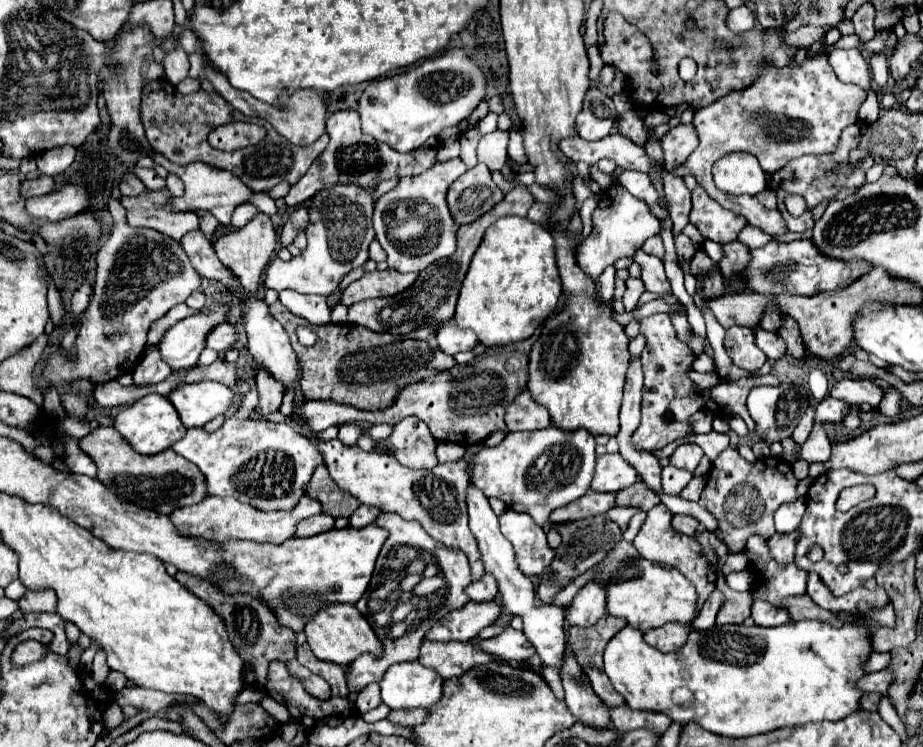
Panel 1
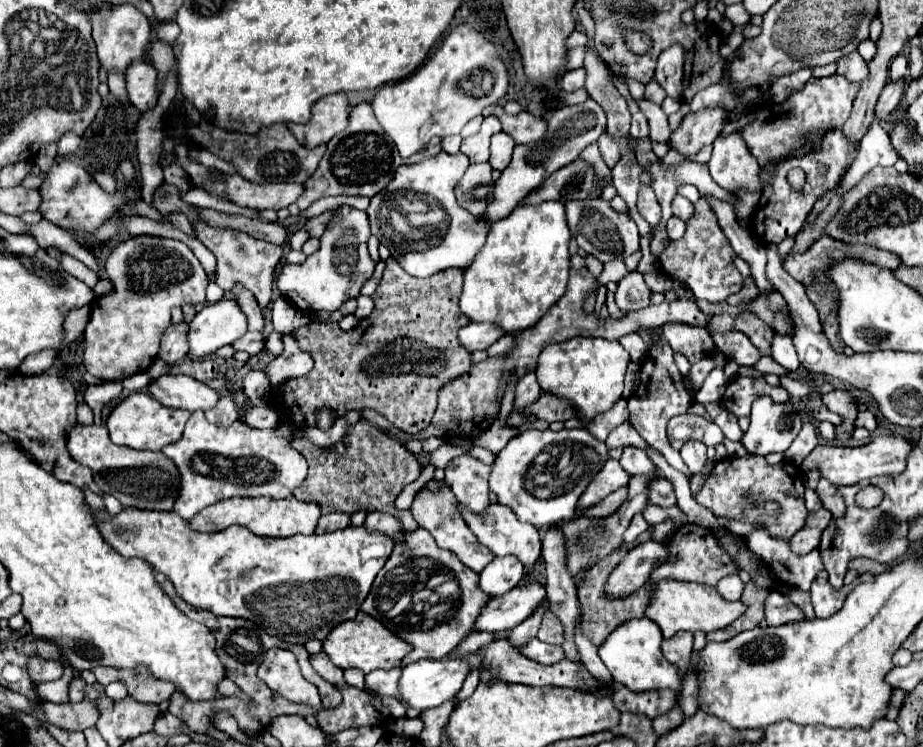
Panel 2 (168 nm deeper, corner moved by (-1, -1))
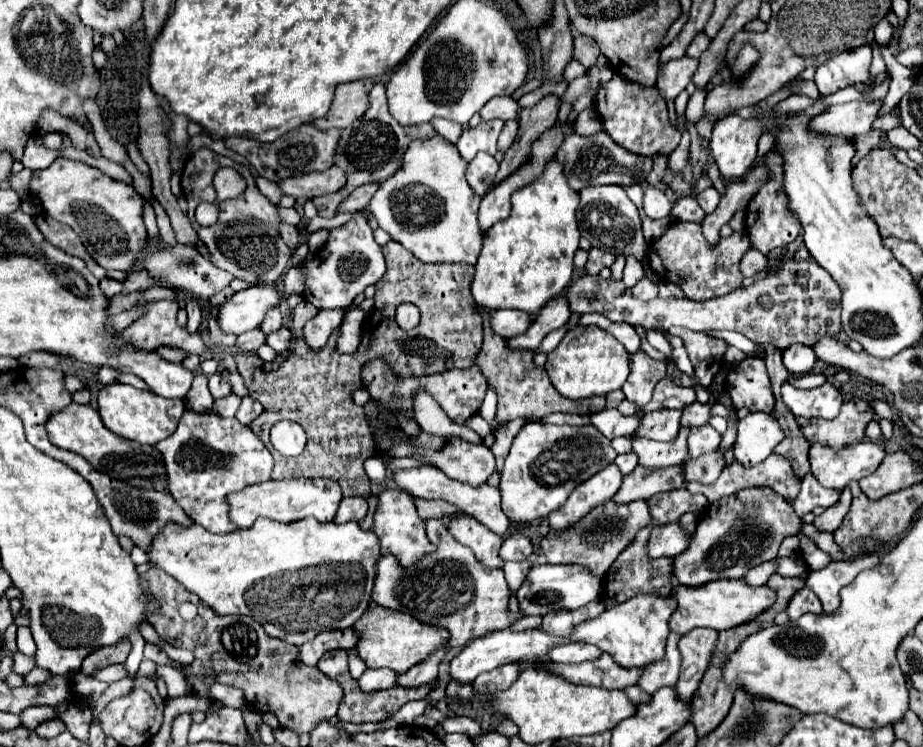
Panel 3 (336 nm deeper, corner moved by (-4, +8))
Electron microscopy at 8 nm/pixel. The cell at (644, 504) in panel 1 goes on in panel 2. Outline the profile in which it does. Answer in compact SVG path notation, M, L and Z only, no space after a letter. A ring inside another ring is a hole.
M666 478L654 480L650 486L650 502L656 506L662 506L662 508L676 506L676 494L674 494L672 482Z

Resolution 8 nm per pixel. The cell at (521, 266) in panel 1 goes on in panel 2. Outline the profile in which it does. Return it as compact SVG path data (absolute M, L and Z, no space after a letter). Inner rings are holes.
M550 200L538 206L520 204L514 212L502 222L494 222L490 226L488 240L480 250L476 262L464 270L464 290L460 296L460 310L472 322L494 322L502 326L506 332L518 332L534 326L548 310L554 306L568 284L570 270L570 254L568 254L570 230L566 224L566 210L562 202Z

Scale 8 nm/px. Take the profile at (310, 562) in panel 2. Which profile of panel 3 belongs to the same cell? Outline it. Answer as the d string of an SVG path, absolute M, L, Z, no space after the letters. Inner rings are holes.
M313 517L293 523L257 519L253 527L227 535L213 535L197 523L183 527L169 521L153 537L147 557L219 615L249 615L265 627L267 635L299 647L321 631L347 629L363 615L369 607L381 547L373 531L365 531L353 521L337 525L319 523Z

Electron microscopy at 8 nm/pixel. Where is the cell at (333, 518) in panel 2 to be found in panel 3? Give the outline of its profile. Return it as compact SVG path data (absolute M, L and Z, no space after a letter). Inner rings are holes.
M345 497L335 513L335 523L361 521L367 515L367 501L363 497Z

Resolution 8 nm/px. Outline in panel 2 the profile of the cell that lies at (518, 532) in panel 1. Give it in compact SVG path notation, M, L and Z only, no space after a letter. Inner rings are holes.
M458 502L458 510L460 510L464 522L470 526L474 536L478 538L478 542L482 542L486 548L490 548L496 556L514 554L524 566L532 566L540 558L540 548L542 548L540 532L530 524L518 522L518 518L514 518L514 512L508 510L506 506L490 502L482 514L474 514L470 508L466 508L464 504Z

